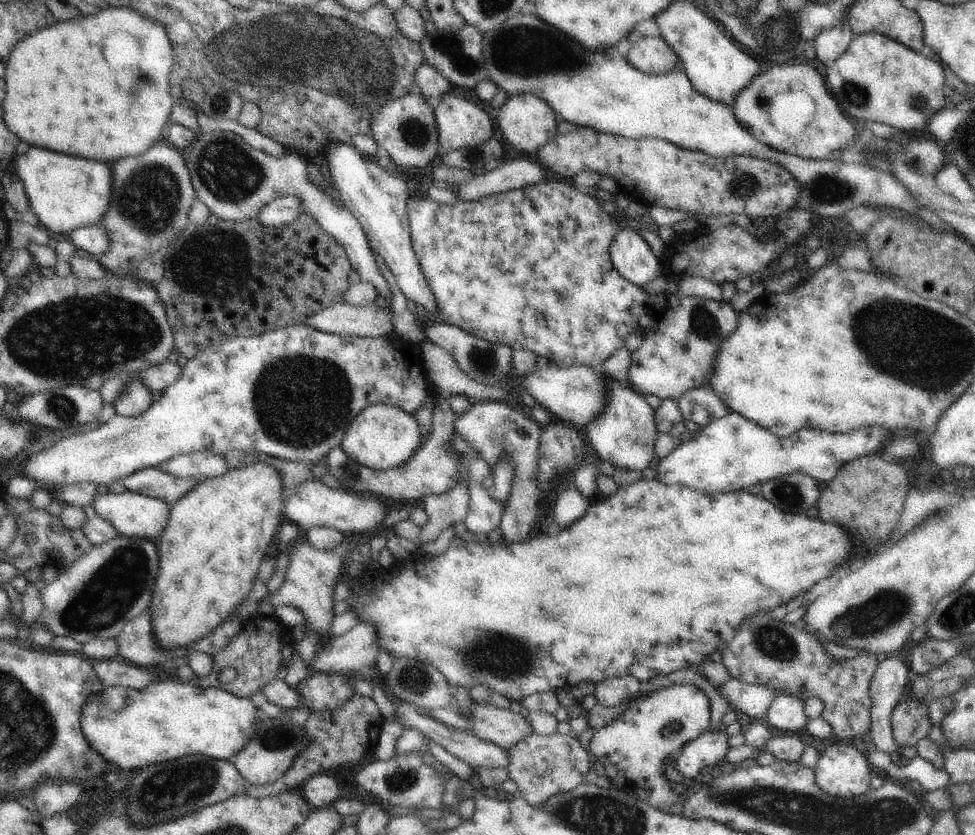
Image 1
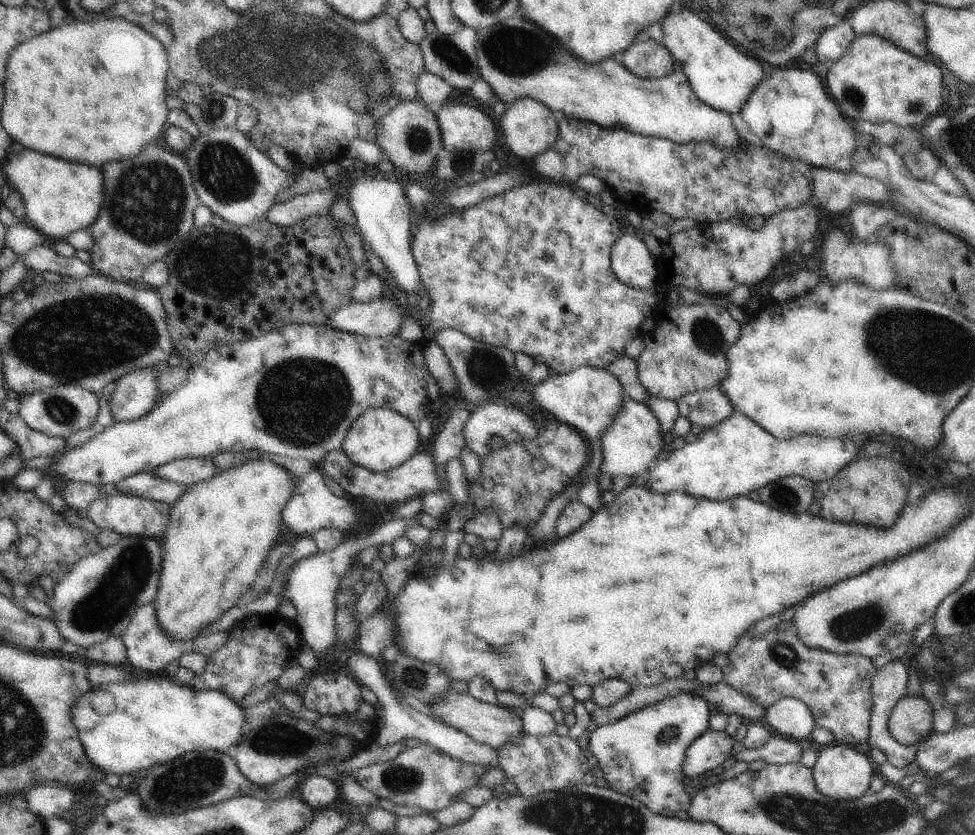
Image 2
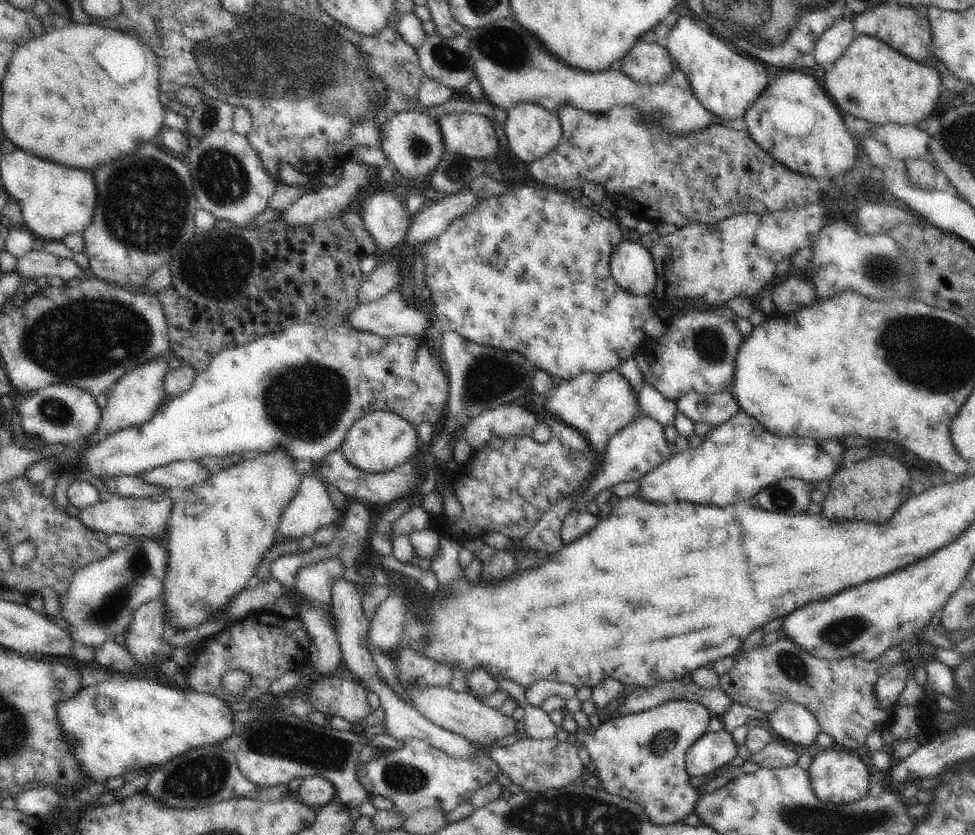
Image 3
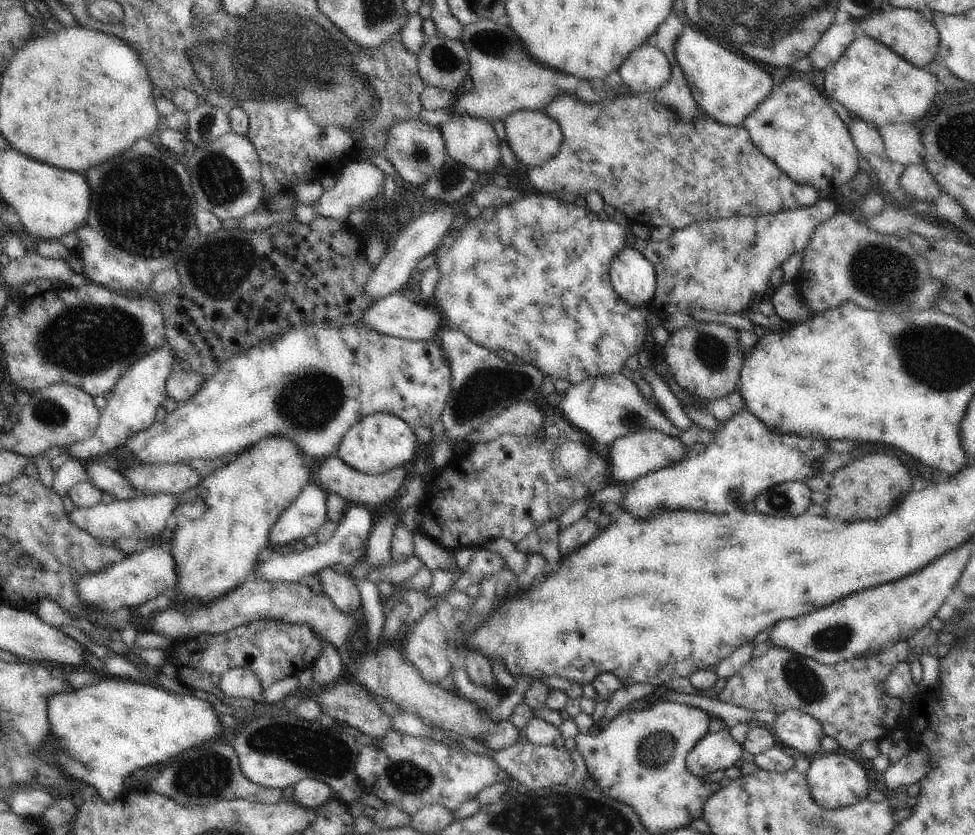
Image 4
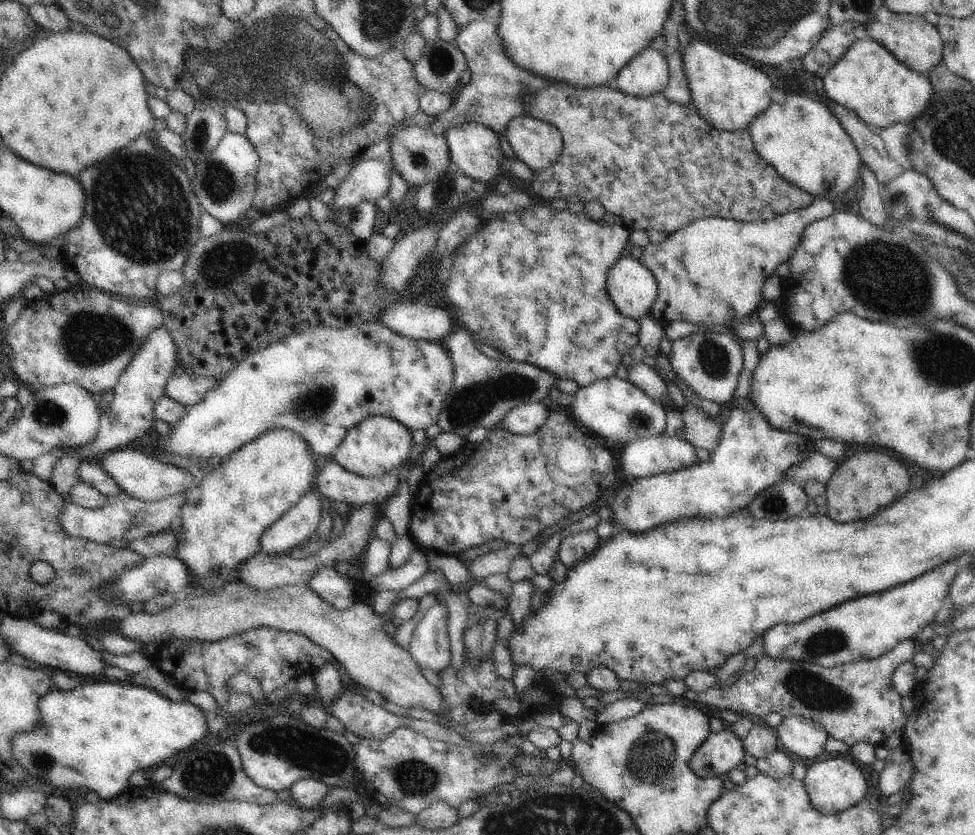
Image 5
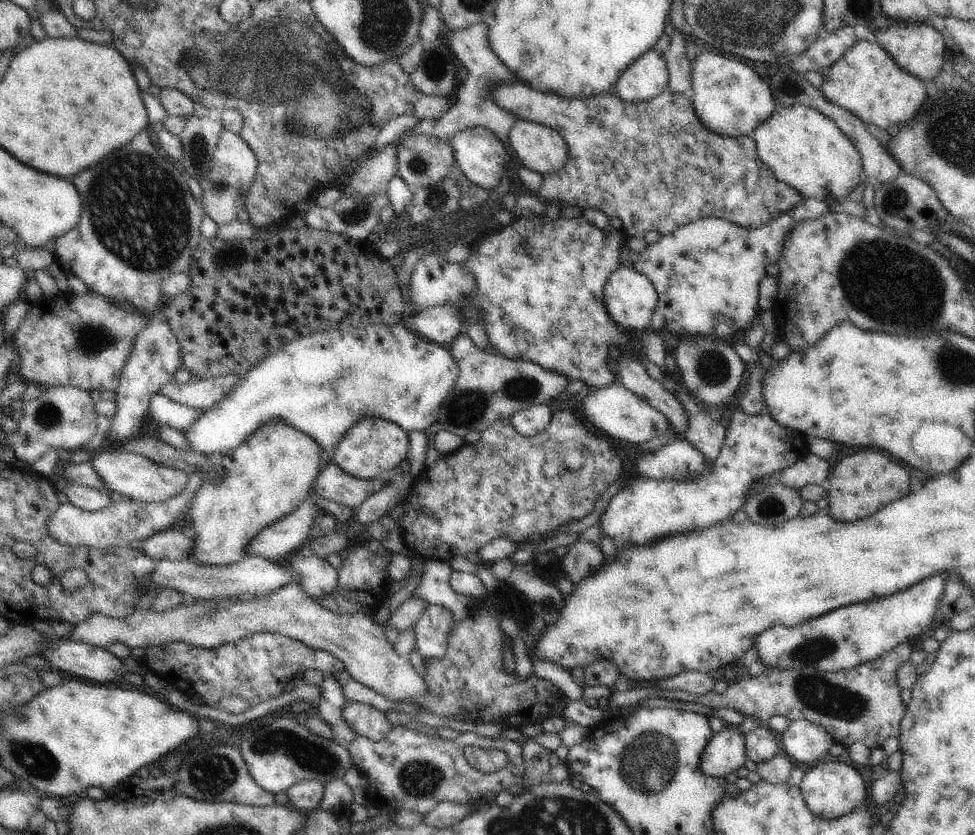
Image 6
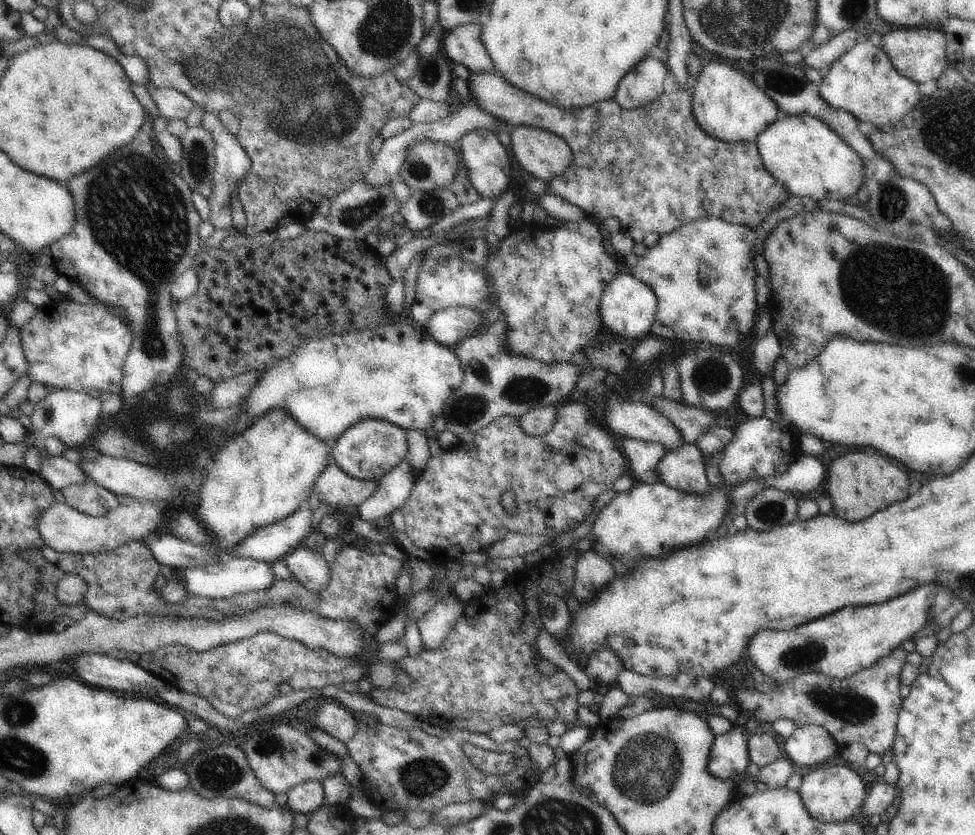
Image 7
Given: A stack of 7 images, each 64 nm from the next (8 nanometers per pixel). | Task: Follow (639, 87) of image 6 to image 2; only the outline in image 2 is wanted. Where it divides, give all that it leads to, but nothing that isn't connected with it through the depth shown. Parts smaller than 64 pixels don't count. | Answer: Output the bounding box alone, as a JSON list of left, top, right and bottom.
[623,39,677,80]

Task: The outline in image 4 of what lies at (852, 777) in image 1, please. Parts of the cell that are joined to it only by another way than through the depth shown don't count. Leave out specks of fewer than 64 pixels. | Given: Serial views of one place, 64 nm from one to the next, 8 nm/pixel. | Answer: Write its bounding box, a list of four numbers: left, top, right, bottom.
[805,751,870,809]

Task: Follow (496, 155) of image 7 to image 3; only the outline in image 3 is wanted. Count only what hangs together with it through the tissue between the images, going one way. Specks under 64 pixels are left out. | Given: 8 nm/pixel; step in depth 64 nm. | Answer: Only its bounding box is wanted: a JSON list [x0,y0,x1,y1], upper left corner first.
[439,114,498,162]

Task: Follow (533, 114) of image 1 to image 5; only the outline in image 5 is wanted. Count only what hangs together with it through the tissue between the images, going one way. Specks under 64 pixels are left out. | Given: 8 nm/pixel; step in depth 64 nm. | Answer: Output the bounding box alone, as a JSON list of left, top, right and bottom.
[505,114,563,172]

